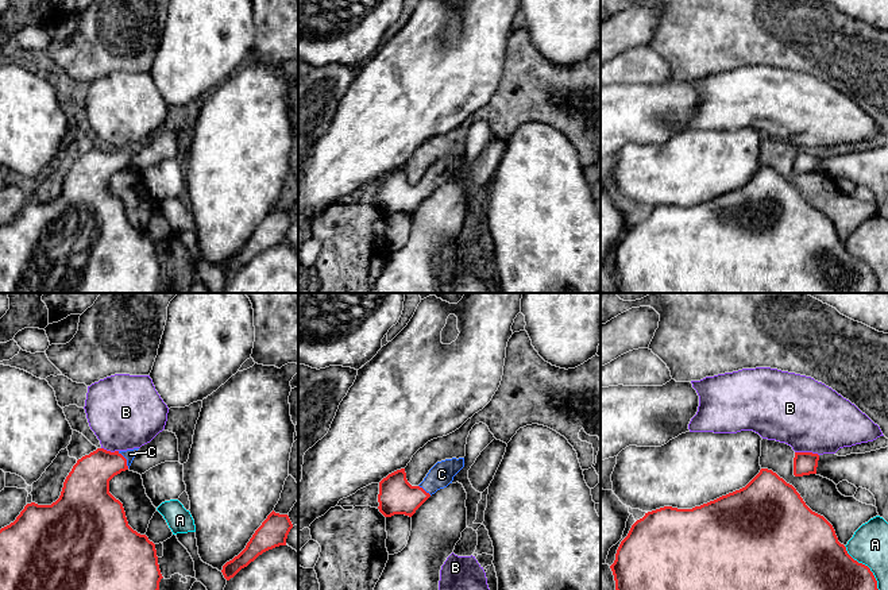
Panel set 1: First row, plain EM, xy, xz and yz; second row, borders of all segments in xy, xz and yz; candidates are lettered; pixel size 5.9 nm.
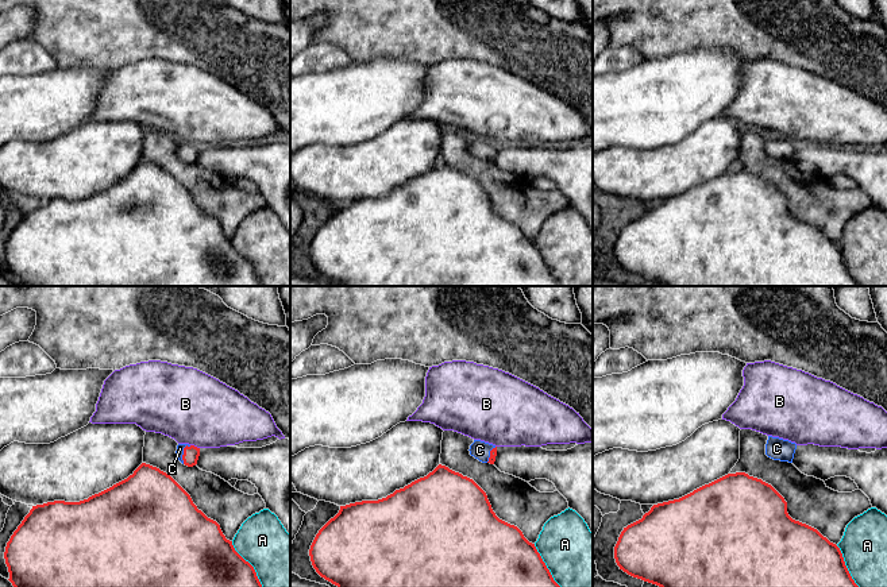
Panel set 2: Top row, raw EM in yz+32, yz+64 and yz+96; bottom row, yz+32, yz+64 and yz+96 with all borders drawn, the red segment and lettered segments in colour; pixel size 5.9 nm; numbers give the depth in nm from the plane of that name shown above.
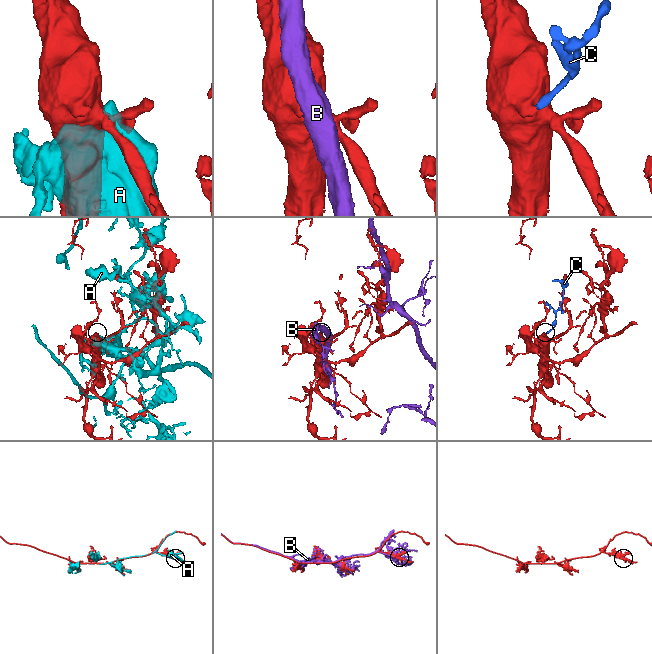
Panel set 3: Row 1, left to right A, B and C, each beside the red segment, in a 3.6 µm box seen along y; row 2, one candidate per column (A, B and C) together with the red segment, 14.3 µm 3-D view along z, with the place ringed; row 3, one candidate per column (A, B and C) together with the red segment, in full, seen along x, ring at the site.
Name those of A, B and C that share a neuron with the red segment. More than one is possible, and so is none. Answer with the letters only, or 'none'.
C

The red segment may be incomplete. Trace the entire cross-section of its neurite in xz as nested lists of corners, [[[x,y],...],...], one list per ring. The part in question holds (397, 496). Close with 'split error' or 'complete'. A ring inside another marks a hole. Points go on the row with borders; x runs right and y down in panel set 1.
[[[464,458],[437,462],[418,486],[408,482],[405,468],[389,474],[379,482],[379,512],[385,517],[394,514],[412,517],[432,494],[452,483],[463,467]]]; split error

